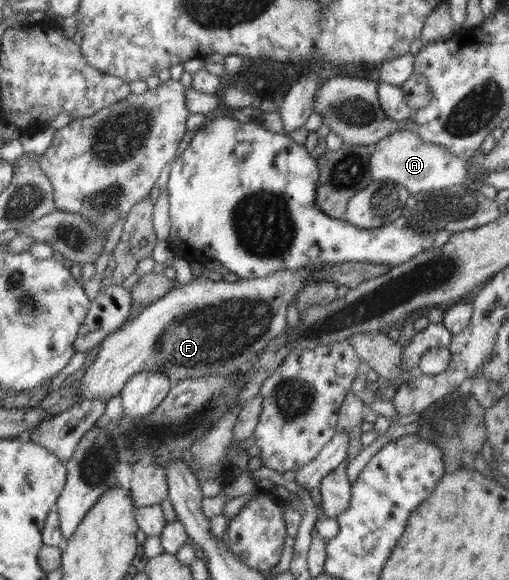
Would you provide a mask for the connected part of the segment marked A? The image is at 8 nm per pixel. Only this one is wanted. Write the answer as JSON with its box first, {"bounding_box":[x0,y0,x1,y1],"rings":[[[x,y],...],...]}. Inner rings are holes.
{"bounding_box":[370,129,469,195],"rings":[[[398,129],[391,135],[382,137],[371,147],[370,152],[372,181],[393,182],[414,195],[420,191],[469,185],[465,167],[465,161],[452,156],[444,147],[423,141],[419,135],[407,129]]]}

